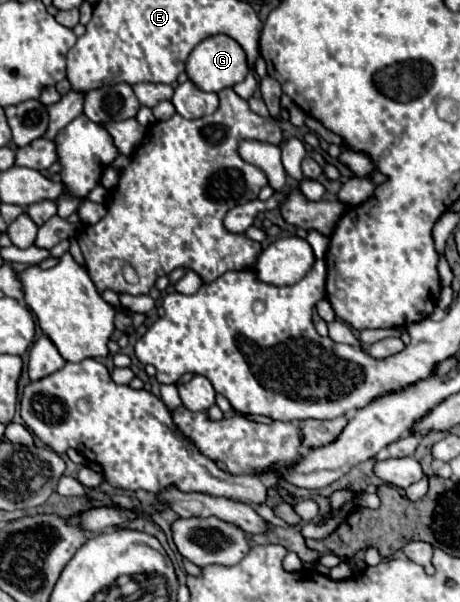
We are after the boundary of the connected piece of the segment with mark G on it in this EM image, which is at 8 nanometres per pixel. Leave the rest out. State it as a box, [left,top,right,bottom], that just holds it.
[186,35,248,93]

